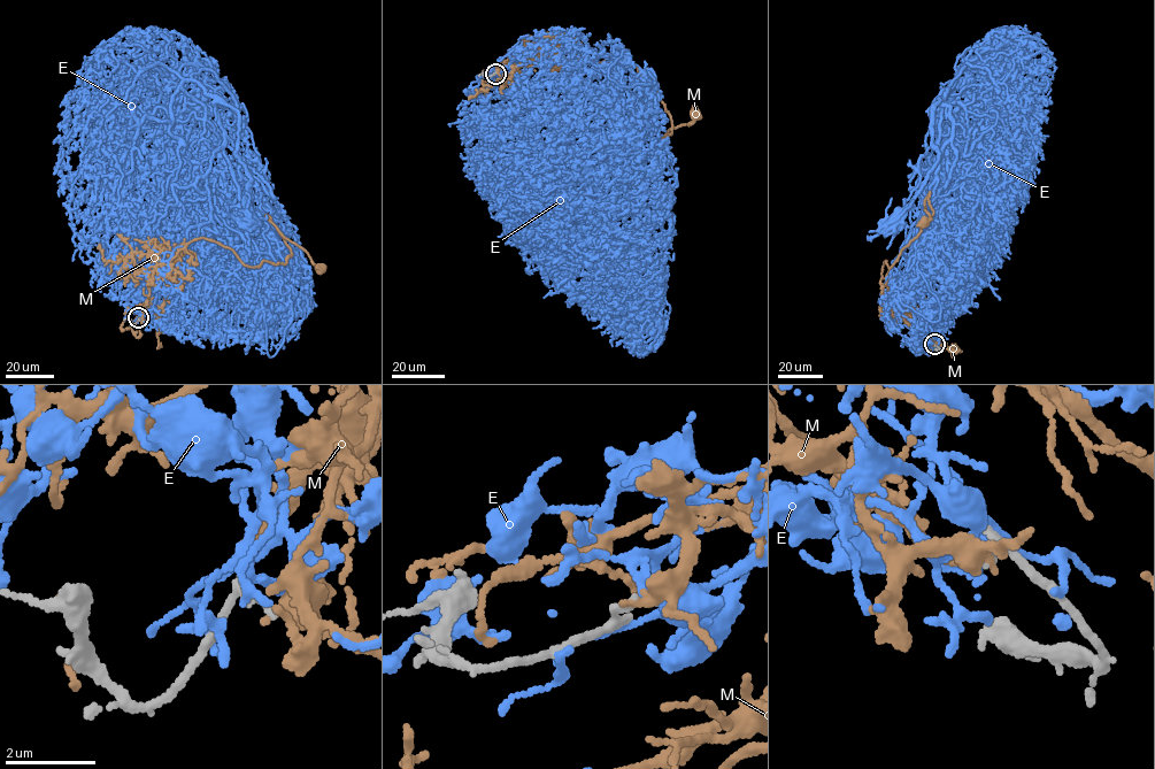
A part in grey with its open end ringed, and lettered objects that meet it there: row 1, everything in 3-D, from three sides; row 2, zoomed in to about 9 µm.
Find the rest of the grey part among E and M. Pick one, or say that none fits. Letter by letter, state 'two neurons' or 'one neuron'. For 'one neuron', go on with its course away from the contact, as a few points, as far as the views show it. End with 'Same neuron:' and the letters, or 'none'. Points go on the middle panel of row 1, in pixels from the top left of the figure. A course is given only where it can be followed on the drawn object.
E: two neurons
M: two neurons
Same neuron: none

